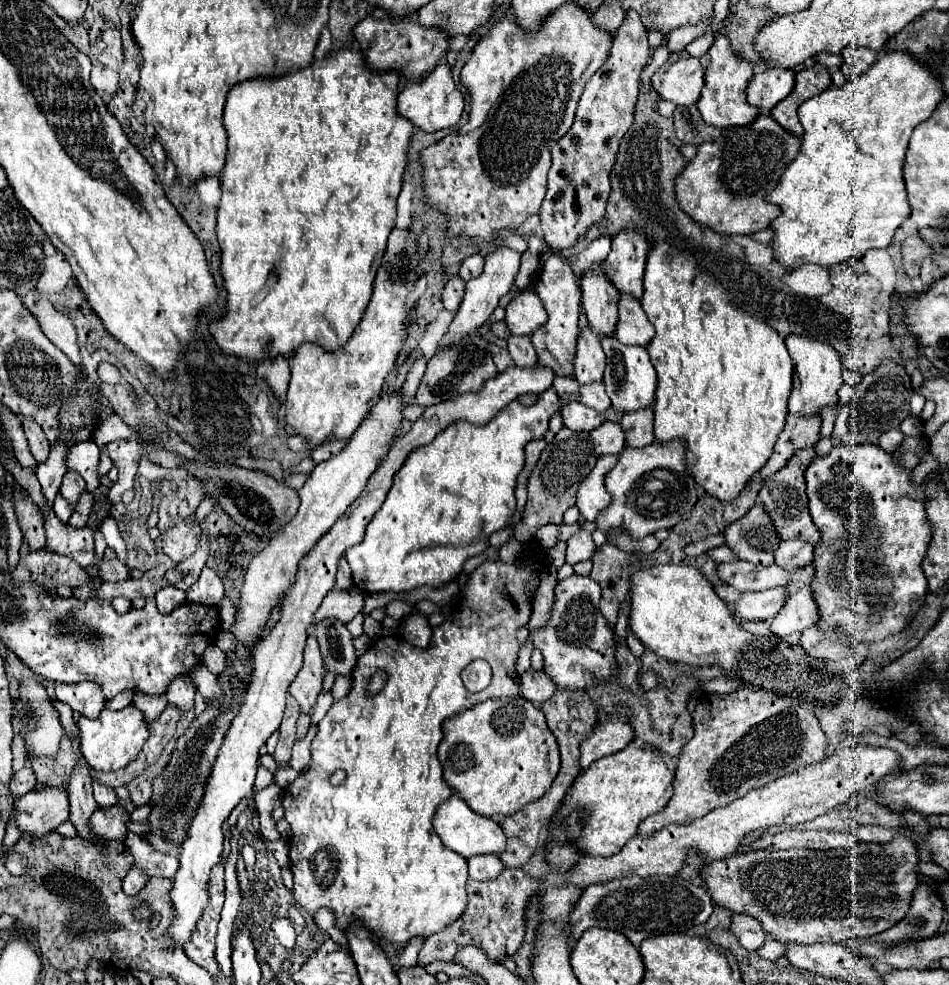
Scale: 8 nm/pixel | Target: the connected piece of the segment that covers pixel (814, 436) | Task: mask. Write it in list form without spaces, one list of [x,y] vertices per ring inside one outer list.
[[[813,414],[813,416],[787,416],[785,428],[779,434],[773,454],[769,458],[769,462],[765,464],[765,468],[761,470],[761,478],[765,480],[767,476],[771,476],[773,472],[781,470],[789,456],[793,456],[793,452],[797,452],[797,448],[805,448],[805,446],[815,446],[821,440],[821,414]]]

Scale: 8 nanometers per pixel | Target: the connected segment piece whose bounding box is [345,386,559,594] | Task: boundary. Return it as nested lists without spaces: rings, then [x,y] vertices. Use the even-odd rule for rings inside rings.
[[[555,388],[541,392],[531,406],[523,406],[519,400],[513,400],[505,406],[495,418],[483,426],[457,420],[447,426],[441,434],[435,436],[431,444],[415,448],[403,466],[393,476],[393,486],[387,492],[387,498],[367,524],[365,538],[361,544],[349,548],[345,558],[353,570],[355,586],[365,594],[377,592],[407,592],[417,586],[441,586],[453,580],[463,562],[469,556],[477,556],[487,548],[487,538],[507,526],[515,510],[515,484],[517,474],[525,466],[525,446],[531,440],[543,438],[547,432],[549,418],[559,410],[559,396]]]

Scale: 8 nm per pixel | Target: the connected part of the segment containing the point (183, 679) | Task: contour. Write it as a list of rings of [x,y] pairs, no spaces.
[[[179,676],[177,680],[173,680],[173,684],[167,690],[167,698],[169,704],[181,708],[181,710],[189,710],[193,706],[193,698],[195,698],[195,684],[189,676]]]

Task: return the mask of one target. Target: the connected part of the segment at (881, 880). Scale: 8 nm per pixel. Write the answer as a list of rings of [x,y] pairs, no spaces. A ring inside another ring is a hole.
[[[899,836],[885,848],[859,844],[829,852],[795,848],[733,854],[705,866],[701,876],[715,904],[753,916],[767,934],[783,944],[841,944],[849,938],[875,936],[905,916],[917,888],[917,862],[913,840]]]

